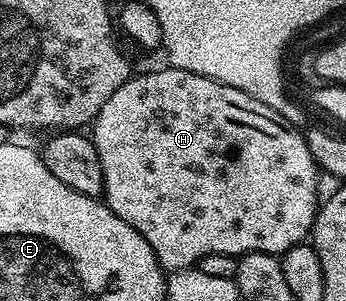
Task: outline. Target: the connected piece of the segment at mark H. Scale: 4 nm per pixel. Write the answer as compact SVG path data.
M163 66L157 72L134 74L98 110L96 119L90 125L90 135L94 146L98 150L98 162L102 166L104 179L103 203L109 210L118 214L122 222L130 222L146 242L150 242L150 250L158 258L161 268L165 270L179 270L199 265L200 259L206 254L226 254L241 257L248 252L266 252L282 254L296 244L305 243L312 231L312 224L316 221L318 205L315 200L315 180L318 173L316 159L310 154L305 133L299 127L293 126L282 119L276 111L238 90L234 86L226 86L222 82L210 79L209 76L194 74L190 70Z

